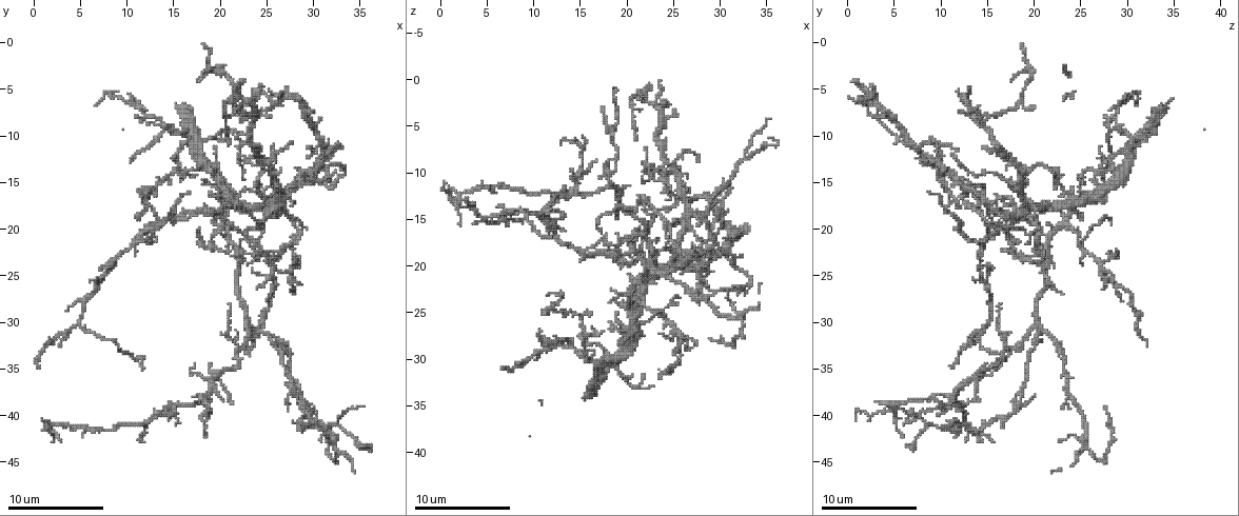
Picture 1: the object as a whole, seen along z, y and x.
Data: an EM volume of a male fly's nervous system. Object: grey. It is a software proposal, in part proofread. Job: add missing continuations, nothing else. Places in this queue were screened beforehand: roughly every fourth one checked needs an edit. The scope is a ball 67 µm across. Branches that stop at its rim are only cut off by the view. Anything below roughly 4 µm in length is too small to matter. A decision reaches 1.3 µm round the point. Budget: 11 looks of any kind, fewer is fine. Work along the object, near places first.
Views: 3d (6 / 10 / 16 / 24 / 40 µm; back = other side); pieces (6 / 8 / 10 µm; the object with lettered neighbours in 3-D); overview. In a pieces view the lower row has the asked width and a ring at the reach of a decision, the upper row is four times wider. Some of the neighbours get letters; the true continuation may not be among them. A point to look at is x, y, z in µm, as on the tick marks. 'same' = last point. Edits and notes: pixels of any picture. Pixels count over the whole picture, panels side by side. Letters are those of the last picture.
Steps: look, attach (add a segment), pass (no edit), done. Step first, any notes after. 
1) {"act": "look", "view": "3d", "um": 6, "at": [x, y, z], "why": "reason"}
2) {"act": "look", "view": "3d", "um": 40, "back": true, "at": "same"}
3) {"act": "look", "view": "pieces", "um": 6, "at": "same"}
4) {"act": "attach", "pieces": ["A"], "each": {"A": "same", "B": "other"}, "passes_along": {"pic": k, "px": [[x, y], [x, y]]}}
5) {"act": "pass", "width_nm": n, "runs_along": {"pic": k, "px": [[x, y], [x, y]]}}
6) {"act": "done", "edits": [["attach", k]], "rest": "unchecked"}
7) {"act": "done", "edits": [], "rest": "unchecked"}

{"act": "look", "view": "3d", "um": 6, "at": [17.6, 4.2, 17.8], "why": "an open end"}

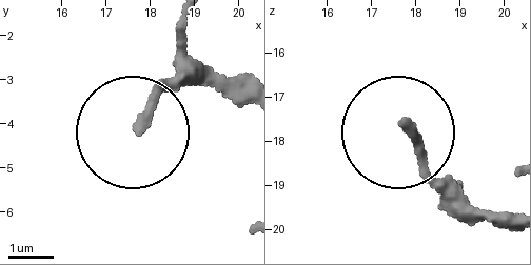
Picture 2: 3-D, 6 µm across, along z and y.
{"act": "look", "view": "pieces", "um": 6, "at": [17.75, 4.05, 17.65]}

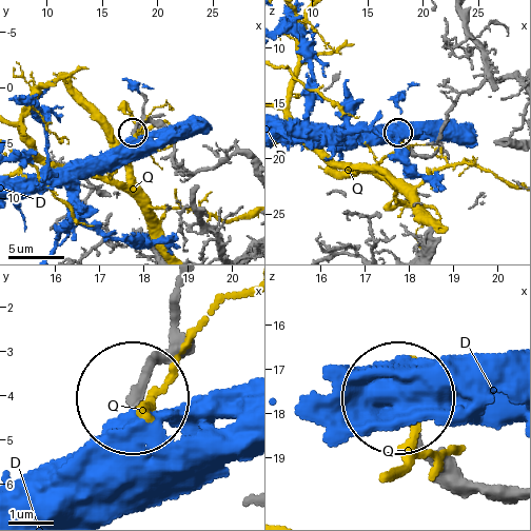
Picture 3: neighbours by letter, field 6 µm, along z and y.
{"act": "pass", "each": {"D": "other", "Q": "other"}, "found": "no lettered segment goes on from it"}

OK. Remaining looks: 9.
{"act": "look", "view": "pieces", "um": 10, "at": [22.0, 12.4, 7.4], "why": "an open end"}

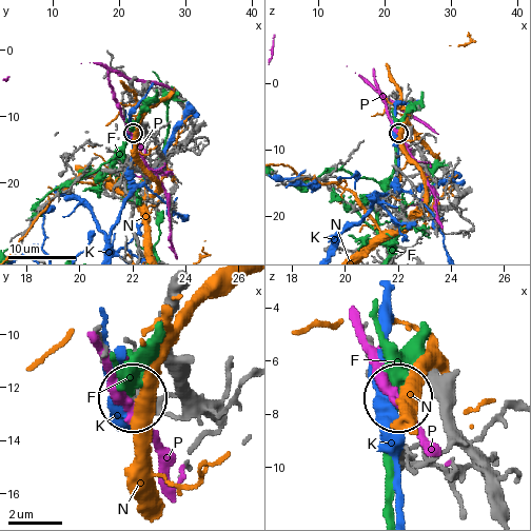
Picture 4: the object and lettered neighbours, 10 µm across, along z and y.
{"act": "pass", "width_nm": 180, "each": {"F": "other", "K": "other", "N": "other", "P": "other"}, "found": "no lettered segment goes on from it"}

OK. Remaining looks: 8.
{"act": "look", "view": "pieces", "um": 10, "at": [24.2, 22.4, 17.0], "why": "tapers out"}

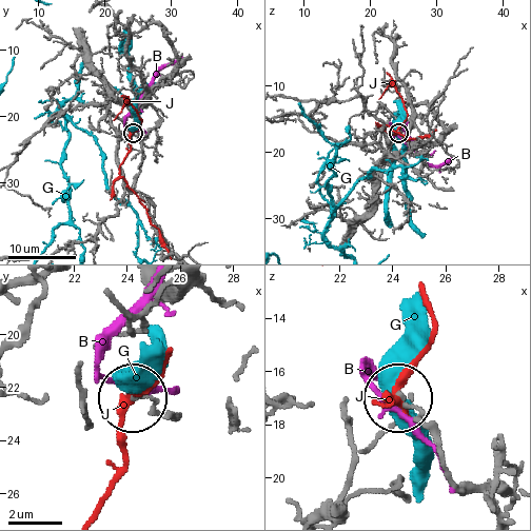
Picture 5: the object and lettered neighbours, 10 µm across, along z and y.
{"act": "pass", "each": {"B": "other", "G": "other", "J": "other"}, "found": "no lettered segment goes on from it"}

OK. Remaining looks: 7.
{"act": "look", "view": "3d", "um": 6, "at": [27.8, 27.2, 23.0], "why": "branch stops here"}

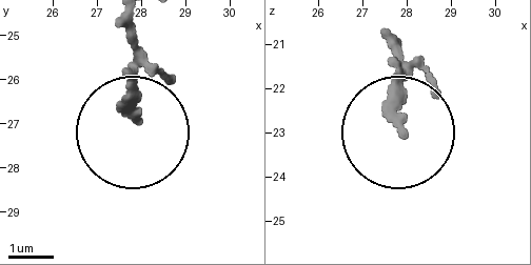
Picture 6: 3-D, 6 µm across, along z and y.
{"act": "look", "view": "pieces", "um": 10, "at": [27.85, 26.90, 23.05]}

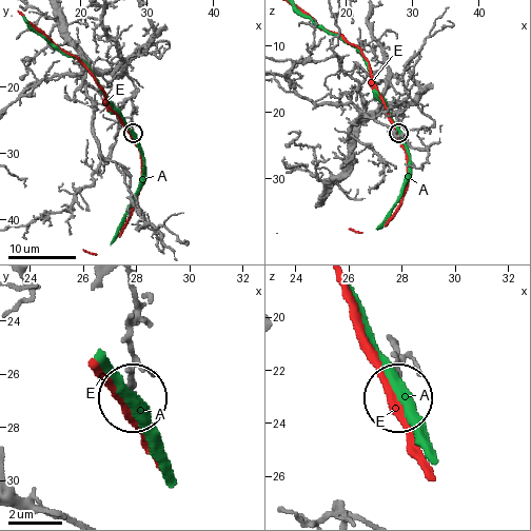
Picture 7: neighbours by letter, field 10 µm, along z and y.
{"act": "pass", "width_nm": 160, "each": {"A": "other", "E": "other"}, "runs_along": {"pic": 7, "px": [[131, 286], [137, 319], [131, 398]]}, "found": "none of them fits"}

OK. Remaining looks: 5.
{"act": "look", "view": "pieces", "um": 10, "at": [21.0, 28.0, 16.2]}

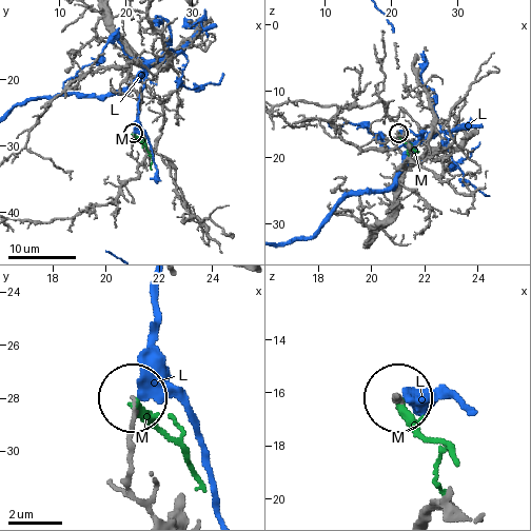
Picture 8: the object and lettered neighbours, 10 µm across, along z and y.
{"act": "pass", "each": {"L": "other", "M": "other"}, "runs_along": {"pic": 8, "px": [[149, 508], [129, 480], [136, 400]]}, "found": "no lettered segment goes on from it"}

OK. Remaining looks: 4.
{"act": "done", "edits": [], "rest": "unchecked"}

